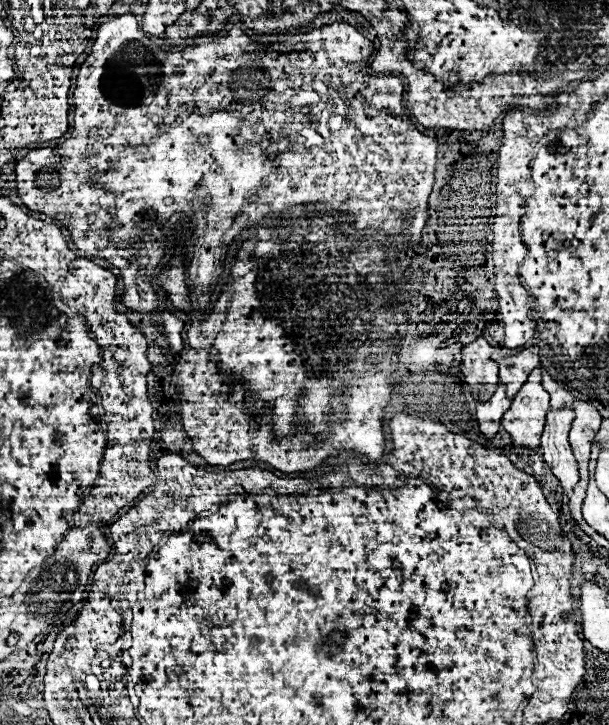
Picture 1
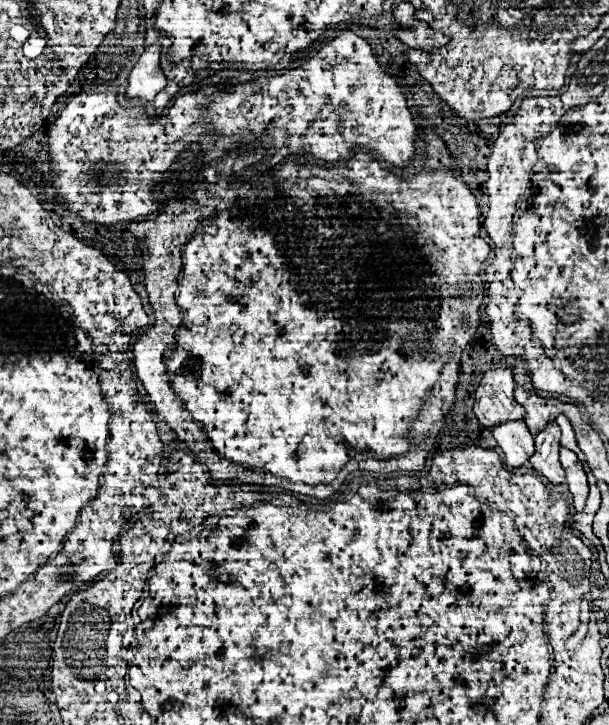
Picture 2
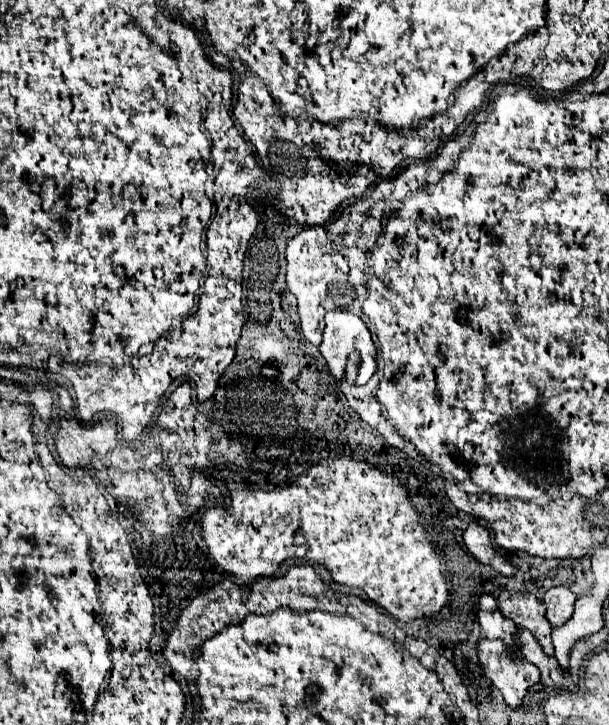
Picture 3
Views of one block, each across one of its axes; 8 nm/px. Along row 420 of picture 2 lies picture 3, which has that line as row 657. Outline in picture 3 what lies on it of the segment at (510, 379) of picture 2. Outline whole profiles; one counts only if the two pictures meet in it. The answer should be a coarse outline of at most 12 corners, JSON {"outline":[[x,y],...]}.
{"outline":[[498,640],[478,642],[480,666],[510,708],[520,708],[540,670],[514,664]]}

